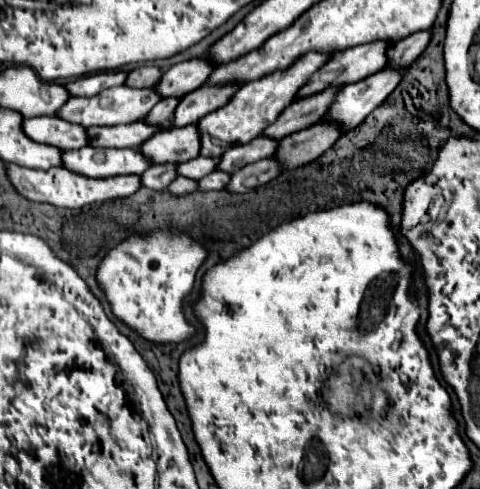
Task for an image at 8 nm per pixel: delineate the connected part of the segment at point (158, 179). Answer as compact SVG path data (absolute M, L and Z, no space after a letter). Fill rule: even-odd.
M163 163L163 165L151 165L143 175L141 175L141 183L149 189L155 191L163 191L169 187L169 183L173 179L177 179L179 175L175 175L175 167L177 163Z

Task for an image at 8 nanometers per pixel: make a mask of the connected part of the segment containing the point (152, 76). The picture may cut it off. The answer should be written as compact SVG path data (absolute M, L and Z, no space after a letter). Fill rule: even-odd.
M153 65L137 67L137 69L129 71L127 85L131 85L131 87L153 87L155 83L159 83L161 75L163 75L163 69L159 69L159 67L153 67Z

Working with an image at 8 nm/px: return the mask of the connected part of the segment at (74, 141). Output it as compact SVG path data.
M33 117L23 121L23 131L37 143L55 145L59 149L79 149L87 145L87 129L67 123L59 117Z

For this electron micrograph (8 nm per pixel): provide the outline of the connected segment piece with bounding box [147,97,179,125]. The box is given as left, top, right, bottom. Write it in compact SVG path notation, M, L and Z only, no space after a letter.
M171 97L171 99L161 99L161 103L157 103L151 111L149 111L149 115L147 115L147 119L153 123L153 119L155 119L155 123L167 123L167 121L171 121L171 115L175 113L173 109L179 105L179 97Z

